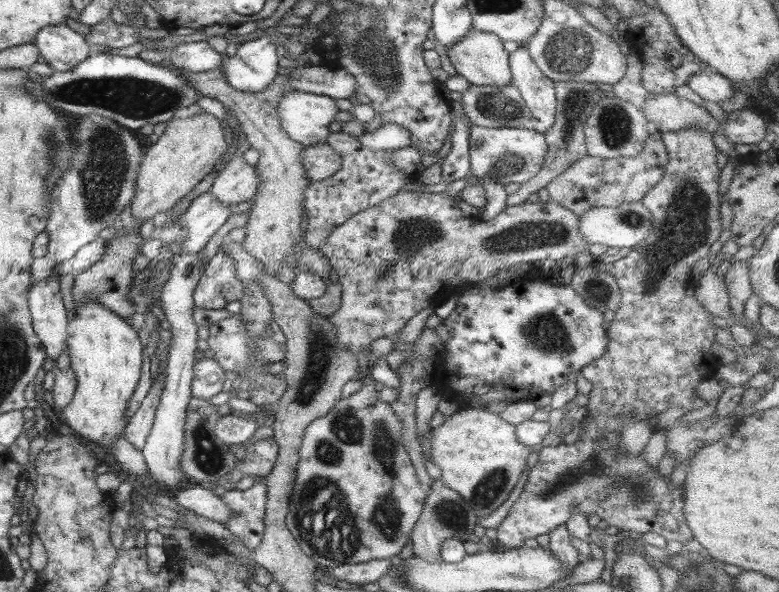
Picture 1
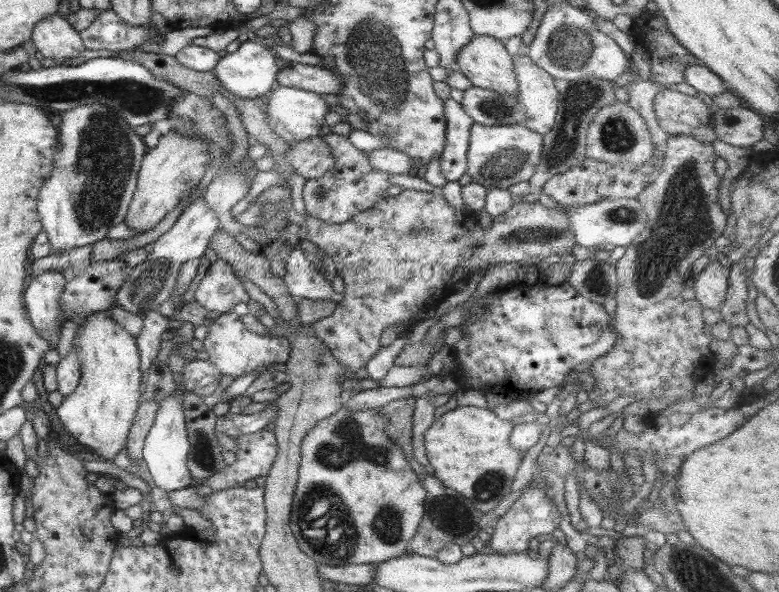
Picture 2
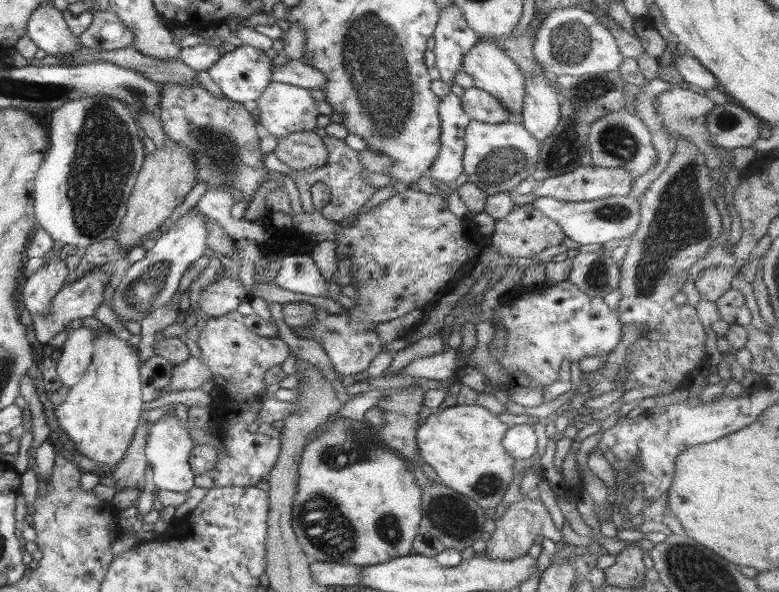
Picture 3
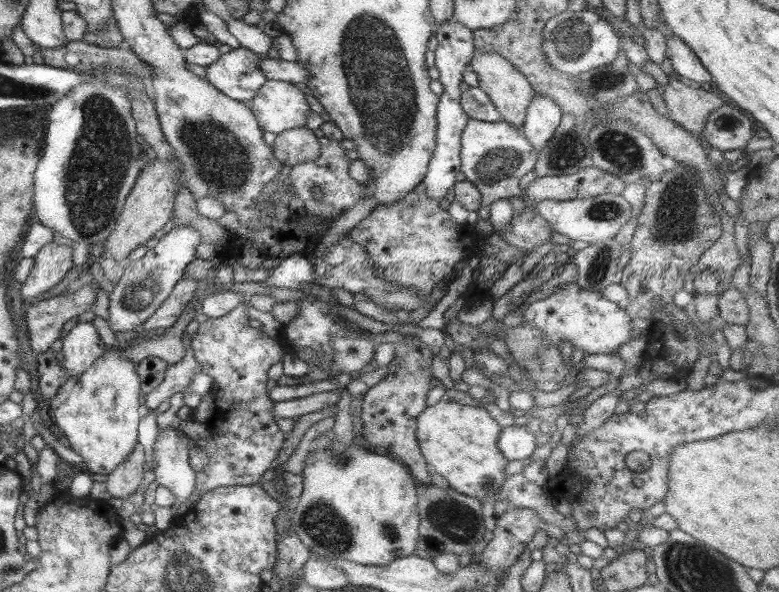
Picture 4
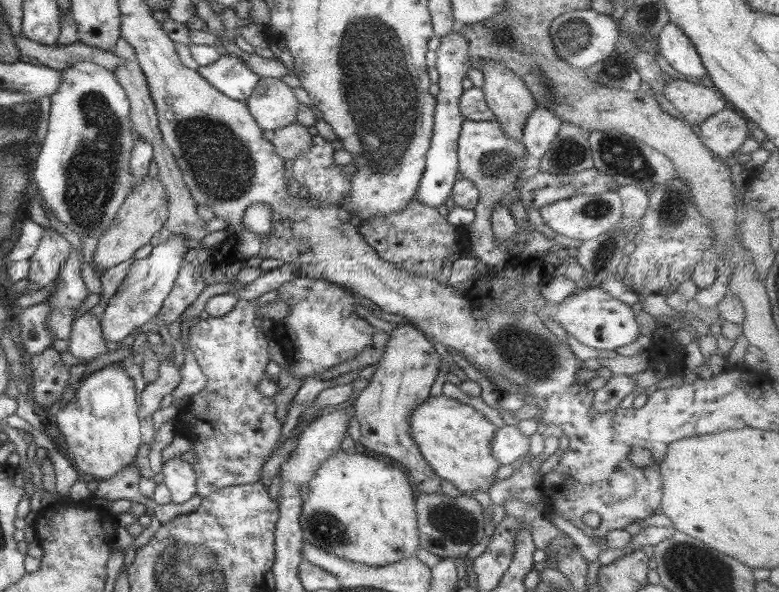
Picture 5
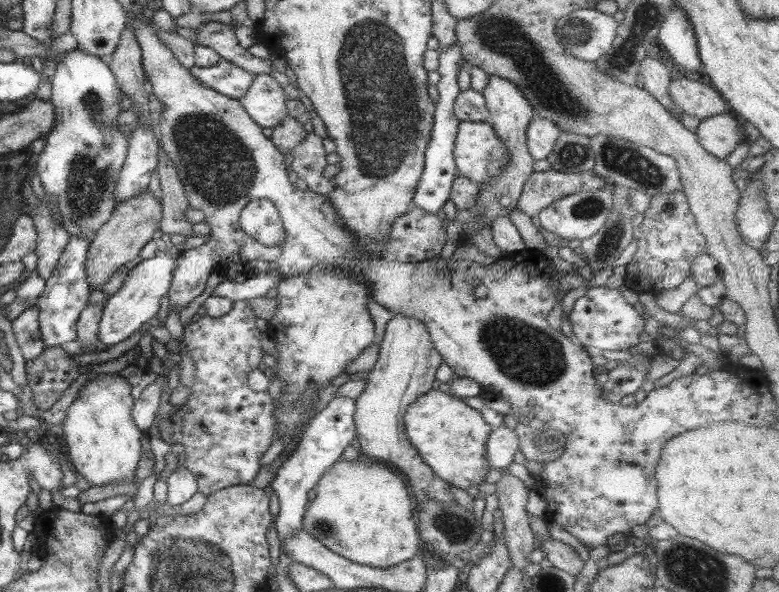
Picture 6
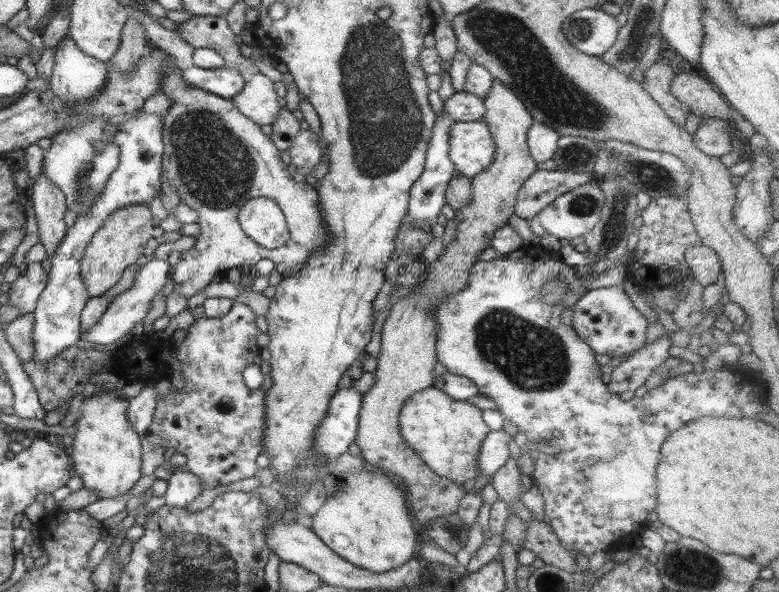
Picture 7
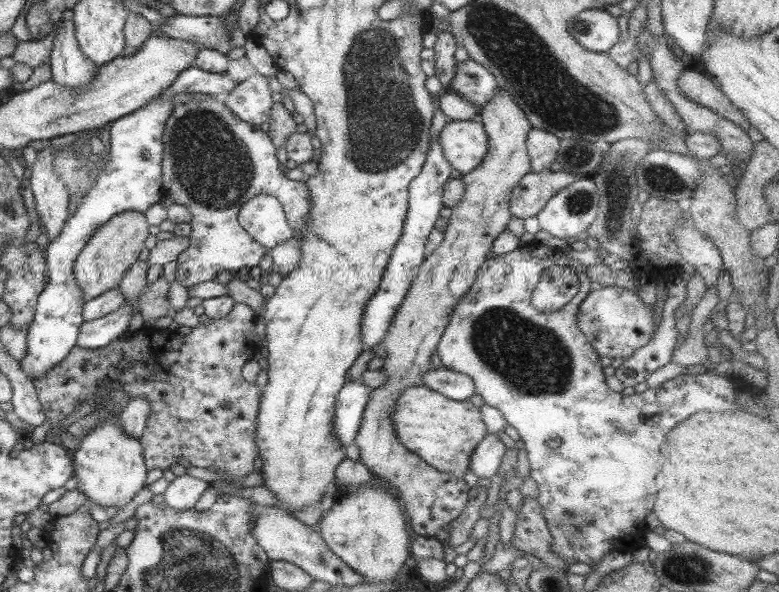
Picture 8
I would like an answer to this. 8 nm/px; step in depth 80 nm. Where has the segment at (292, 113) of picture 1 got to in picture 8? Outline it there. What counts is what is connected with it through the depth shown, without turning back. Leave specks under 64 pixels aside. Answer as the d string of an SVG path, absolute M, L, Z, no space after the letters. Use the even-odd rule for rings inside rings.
M257 73L239 82L230 94L221 99L241 120L259 125L269 119L270 108L274 105L271 92L265 77Z

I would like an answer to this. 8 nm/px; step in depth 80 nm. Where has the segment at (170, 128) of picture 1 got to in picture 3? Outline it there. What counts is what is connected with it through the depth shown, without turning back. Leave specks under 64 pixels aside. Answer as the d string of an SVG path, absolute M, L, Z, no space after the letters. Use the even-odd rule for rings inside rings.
M167 140L165 145L156 148L143 159L136 182L127 199L126 213L113 236L127 252L129 248L141 244L149 232L162 226L171 212L179 206L195 185L195 162L191 152Z

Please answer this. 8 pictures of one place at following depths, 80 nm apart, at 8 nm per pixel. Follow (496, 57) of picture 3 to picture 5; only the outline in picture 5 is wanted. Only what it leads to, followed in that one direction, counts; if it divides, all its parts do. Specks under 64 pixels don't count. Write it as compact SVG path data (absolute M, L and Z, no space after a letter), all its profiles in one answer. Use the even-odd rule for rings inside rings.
M489 59L478 68L483 75L482 93L489 110L492 110L495 121L500 124L501 130L513 140L521 141L522 130L529 113L536 107L536 102L524 85L523 79L513 74L509 68L501 63Z

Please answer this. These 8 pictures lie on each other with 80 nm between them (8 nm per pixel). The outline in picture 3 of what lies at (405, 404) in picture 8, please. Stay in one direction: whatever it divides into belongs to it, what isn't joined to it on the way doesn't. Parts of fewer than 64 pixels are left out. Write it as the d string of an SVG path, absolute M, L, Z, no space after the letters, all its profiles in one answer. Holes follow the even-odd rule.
M458 403L435 409L416 430L416 446L425 463L439 476L439 484L470 498L482 509L495 508L515 477L514 458L501 446L508 426L479 404Z

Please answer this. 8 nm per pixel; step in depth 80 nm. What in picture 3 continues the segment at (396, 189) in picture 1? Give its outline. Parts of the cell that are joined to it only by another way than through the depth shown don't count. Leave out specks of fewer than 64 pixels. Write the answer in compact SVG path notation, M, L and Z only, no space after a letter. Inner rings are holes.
M326 135L322 138L322 141L327 150L327 163L319 167L319 169L315 169L315 171L293 171L291 180L299 192L303 213L314 212L314 208L310 202L310 187L316 182L323 183L329 189L329 202L321 209L322 218L340 223L352 214L357 214L359 210L363 208L363 205L371 198L376 188L365 184L363 174L361 174L364 168L359 163L357 152L351 150L351 147L347 146L344 139L333 138L332 136Z

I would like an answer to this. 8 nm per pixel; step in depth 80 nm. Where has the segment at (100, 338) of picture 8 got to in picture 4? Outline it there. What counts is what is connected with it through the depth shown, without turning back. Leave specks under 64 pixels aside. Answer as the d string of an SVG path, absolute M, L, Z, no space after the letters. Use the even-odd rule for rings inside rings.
M176 226L163 235L158 243L147 249L144 256L124 265L124 271L113 285L109 294L108 325L115 332L133 330L146 321L169 297L173 286L179 282L183 268L195 257L195 247L199 246L199 233L191 226Z

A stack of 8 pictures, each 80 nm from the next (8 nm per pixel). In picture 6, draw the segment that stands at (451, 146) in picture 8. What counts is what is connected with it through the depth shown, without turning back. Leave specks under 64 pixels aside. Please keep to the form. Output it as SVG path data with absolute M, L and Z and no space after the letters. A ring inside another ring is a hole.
M459 121L453 151L453 162L459 176L467 178L477 186L489 183L491 177L499 175L499 171L507 165L507 152L506 146L499 140L487 121Z

